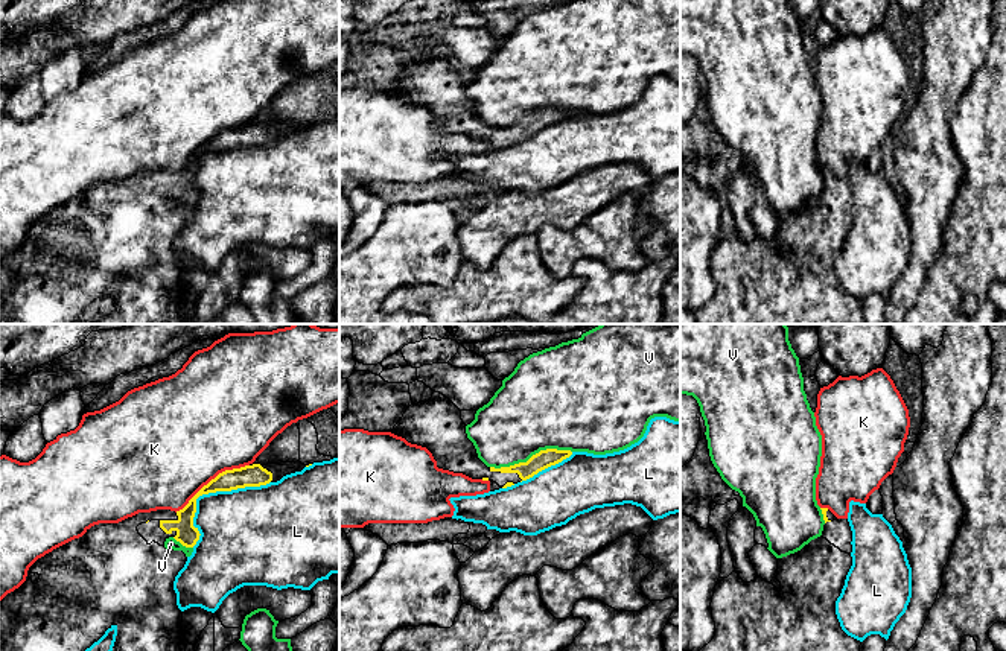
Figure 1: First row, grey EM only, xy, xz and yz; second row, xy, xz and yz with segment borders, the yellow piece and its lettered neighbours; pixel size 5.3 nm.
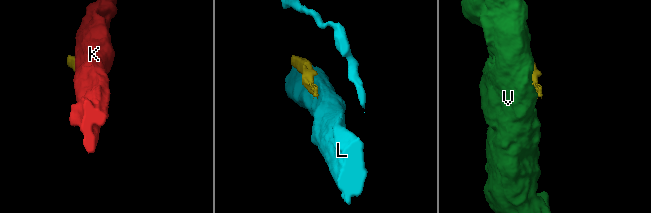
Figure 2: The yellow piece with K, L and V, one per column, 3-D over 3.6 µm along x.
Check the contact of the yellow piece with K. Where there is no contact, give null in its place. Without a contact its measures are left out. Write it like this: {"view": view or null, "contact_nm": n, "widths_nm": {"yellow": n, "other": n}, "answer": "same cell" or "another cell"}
{"view": "xy", "contact_nm": 460, "widths_nm": {"yellow": 120, "other": 500}, "answer": "another cell"}

